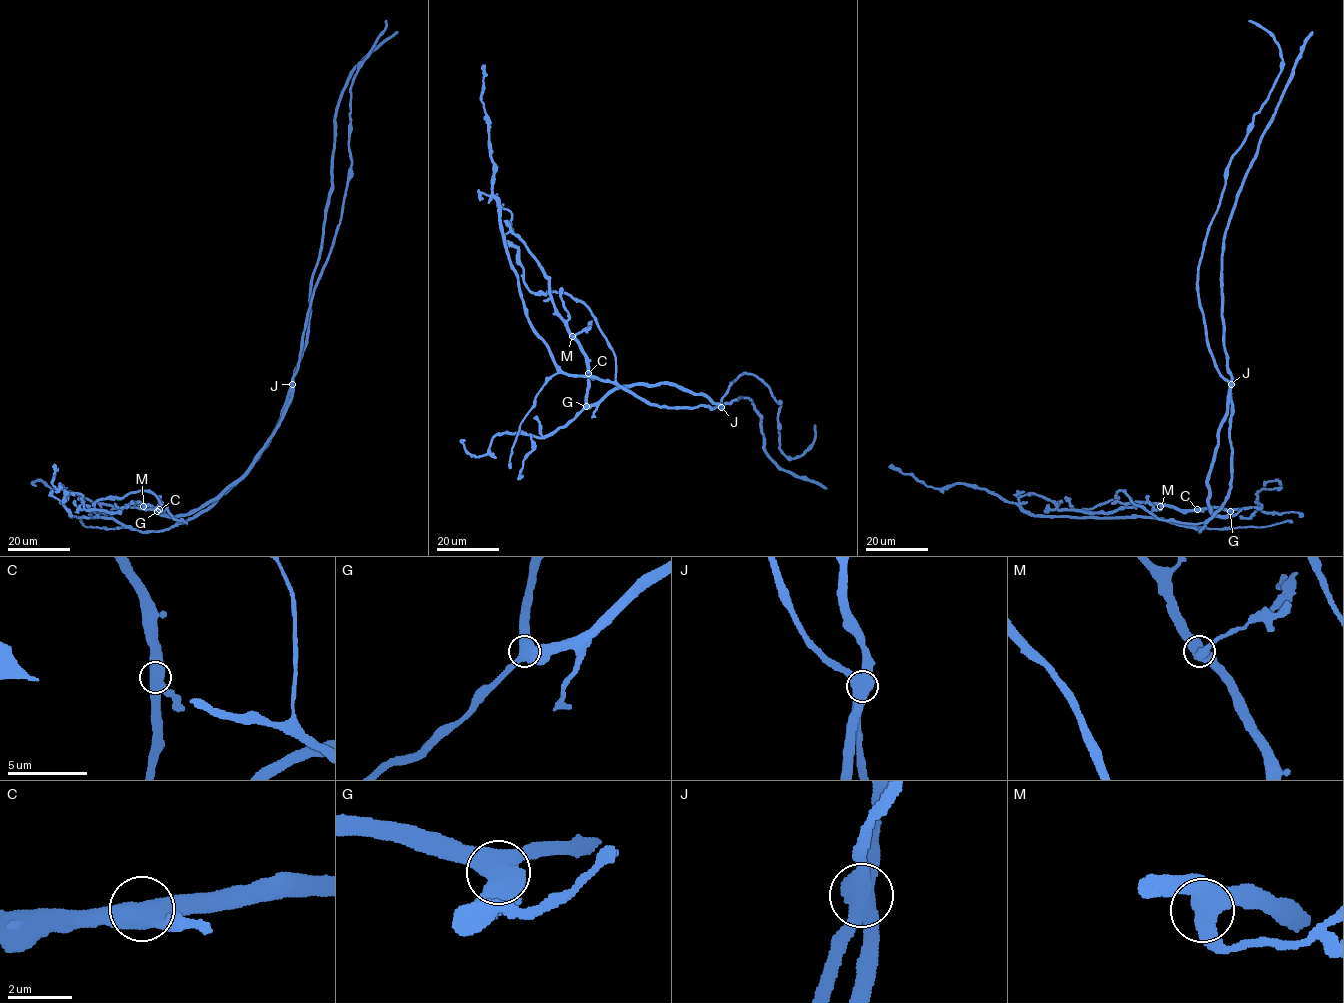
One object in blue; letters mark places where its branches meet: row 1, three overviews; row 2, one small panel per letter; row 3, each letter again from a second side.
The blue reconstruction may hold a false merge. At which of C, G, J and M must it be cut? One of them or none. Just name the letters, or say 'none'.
J

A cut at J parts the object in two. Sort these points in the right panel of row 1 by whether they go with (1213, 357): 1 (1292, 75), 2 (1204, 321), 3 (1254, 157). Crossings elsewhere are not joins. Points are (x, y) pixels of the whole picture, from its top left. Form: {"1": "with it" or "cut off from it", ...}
{"1": "cut off from it", "2": "with it", "3": "cut off from it"}

